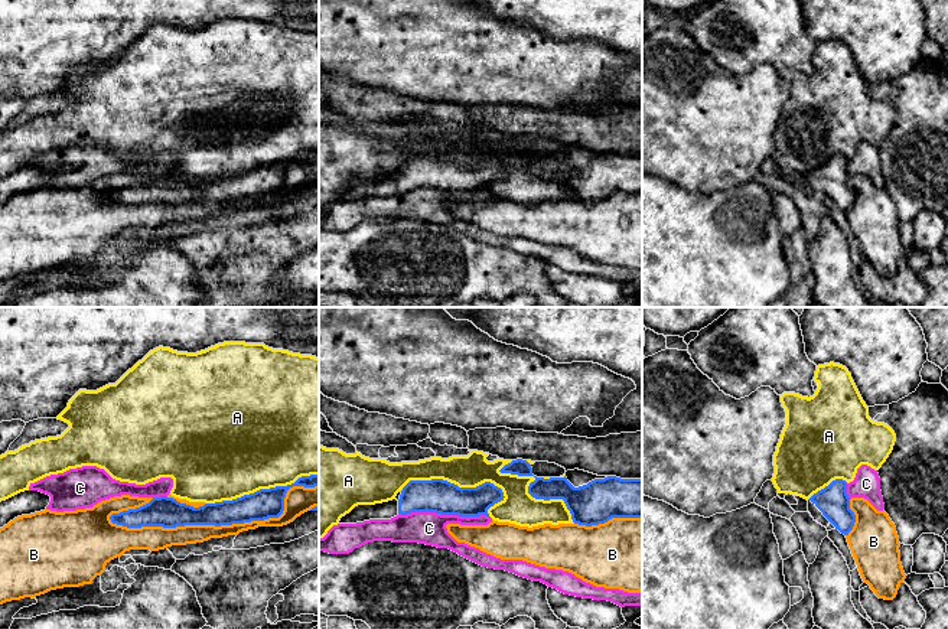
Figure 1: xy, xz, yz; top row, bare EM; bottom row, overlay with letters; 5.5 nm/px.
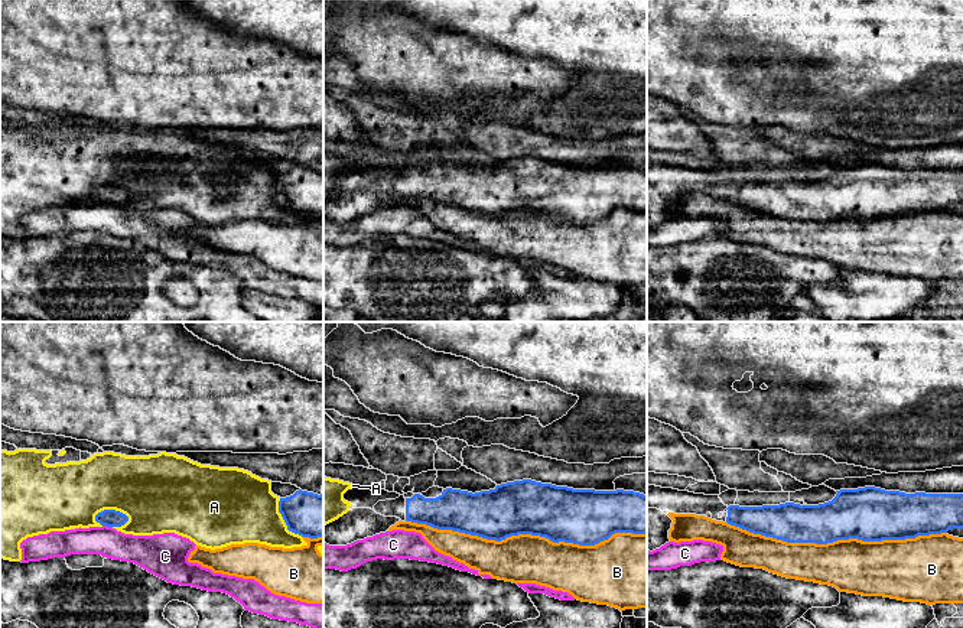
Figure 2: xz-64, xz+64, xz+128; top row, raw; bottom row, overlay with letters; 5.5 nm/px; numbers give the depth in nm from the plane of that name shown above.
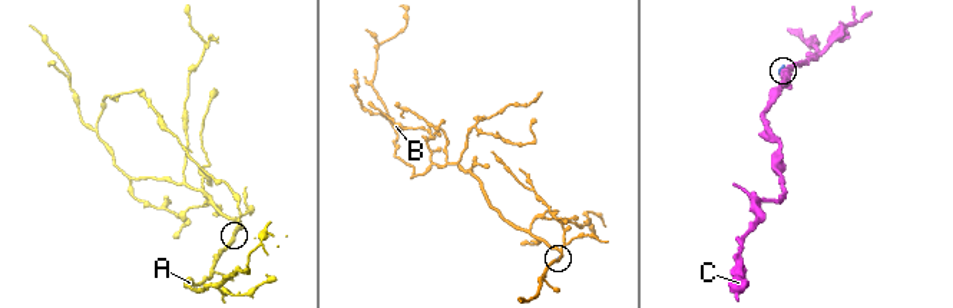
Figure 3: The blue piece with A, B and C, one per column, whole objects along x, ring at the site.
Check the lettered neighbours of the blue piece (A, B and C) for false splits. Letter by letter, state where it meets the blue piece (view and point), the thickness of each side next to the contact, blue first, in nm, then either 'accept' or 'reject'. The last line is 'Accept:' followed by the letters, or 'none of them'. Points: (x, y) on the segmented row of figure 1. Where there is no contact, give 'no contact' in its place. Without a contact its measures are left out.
A: xz (453, 484) | 190/180 nm | reject
B: xy (221, 524) | 160/110 nm | reject
C: xz (443, 514) | 190/180 nm | reject
Accept: none of them

